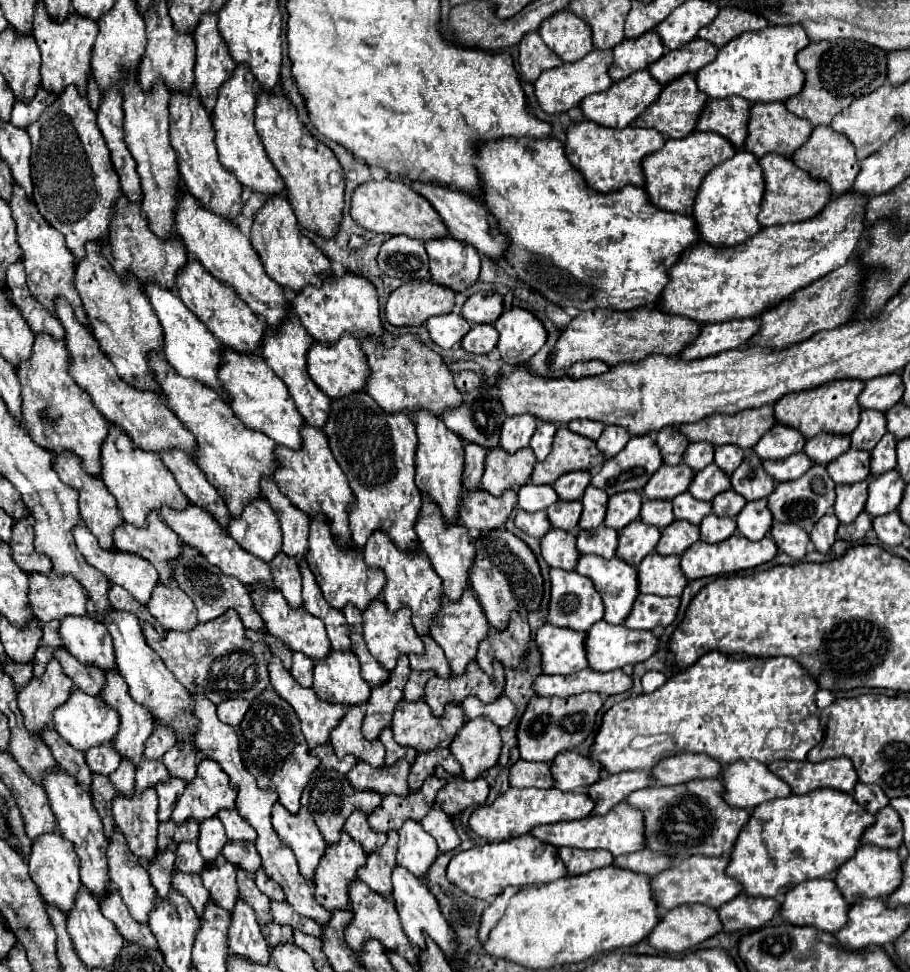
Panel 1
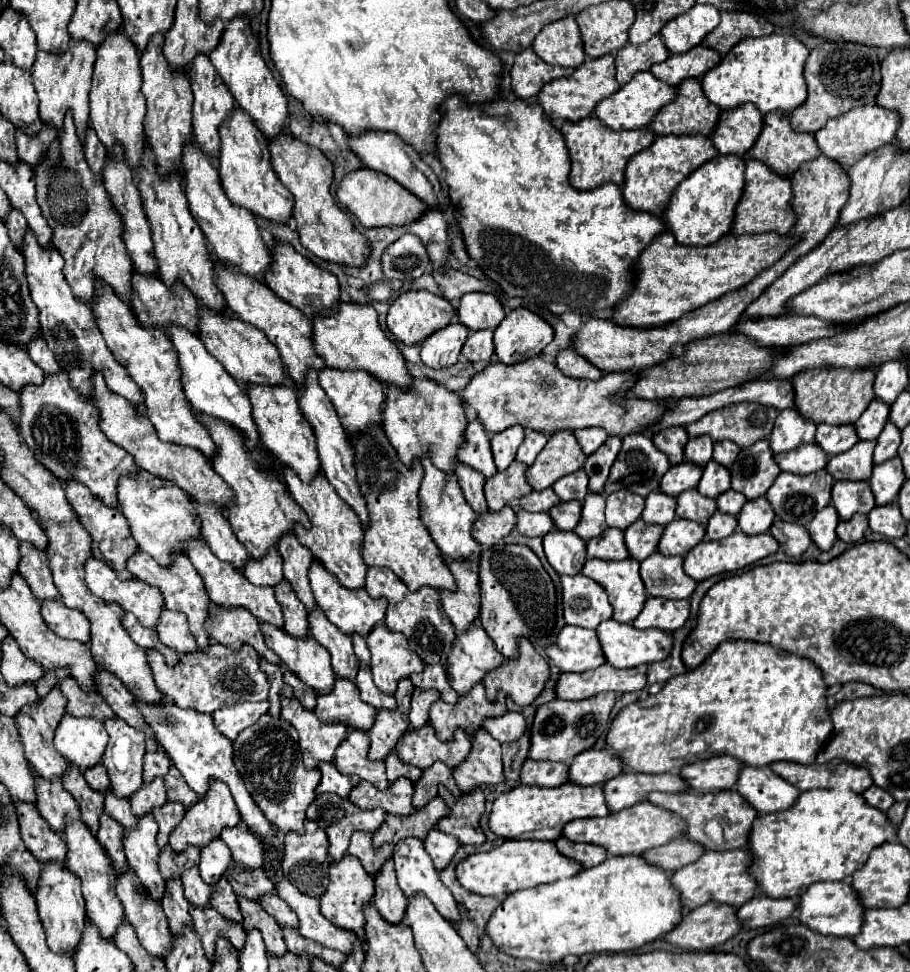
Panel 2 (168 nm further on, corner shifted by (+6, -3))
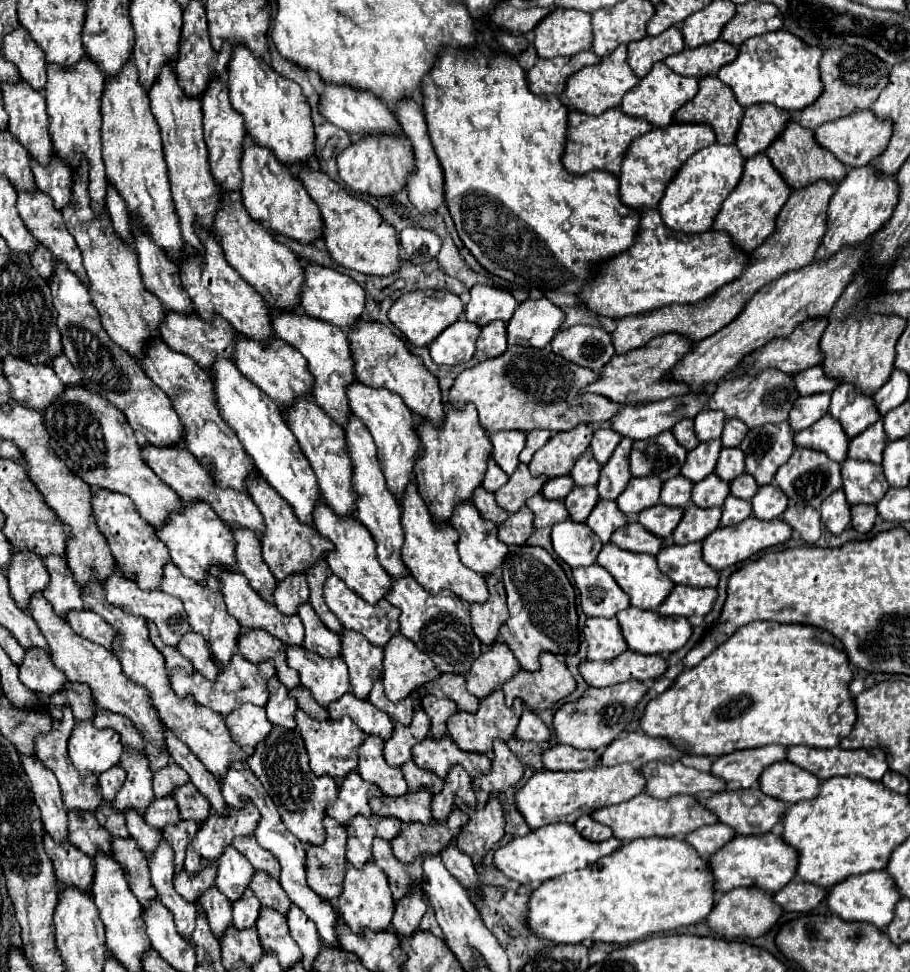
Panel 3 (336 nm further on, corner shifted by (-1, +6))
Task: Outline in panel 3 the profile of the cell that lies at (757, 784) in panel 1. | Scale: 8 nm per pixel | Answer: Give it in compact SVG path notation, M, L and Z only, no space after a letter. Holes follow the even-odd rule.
M787 760L775 762L765 768L759 778L759 784L767 796L789 804L811 800L819 792L819 778L811 776L807 770L801 770L799 766Z

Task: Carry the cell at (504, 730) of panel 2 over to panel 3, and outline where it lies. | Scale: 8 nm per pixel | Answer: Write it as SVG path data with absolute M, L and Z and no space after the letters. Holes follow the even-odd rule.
M525 710L515 728L515 736L521 740L543 742L549 738L549 728L543 724L543 720L533 710Z

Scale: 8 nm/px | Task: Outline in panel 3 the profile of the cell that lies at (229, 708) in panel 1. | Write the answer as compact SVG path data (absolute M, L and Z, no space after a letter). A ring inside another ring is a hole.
M243 704L225 716L225 724L231 732L231 738L243 746L255 746L259 740L267 738L271 724L265 716L263 706Z

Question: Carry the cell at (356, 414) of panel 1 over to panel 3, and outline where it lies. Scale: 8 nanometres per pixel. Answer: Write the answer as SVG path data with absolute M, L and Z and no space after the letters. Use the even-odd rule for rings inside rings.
M415 480L407 484L403 496L399 498L399 506L401 506L401 526L405 536L401 546L401 560L405 568L409 570L409 574L431 594L437 594L439 590L447 588L455 592L463 602L469 602L469 604L473 602L481 604L483 600L487 600L489 592L487 592L483 576L479 576L477 572L473 572L459 560L459 554L455 548L455 540L459 540L457 530L447 522L435 522L429 510L429 504L419 496Z

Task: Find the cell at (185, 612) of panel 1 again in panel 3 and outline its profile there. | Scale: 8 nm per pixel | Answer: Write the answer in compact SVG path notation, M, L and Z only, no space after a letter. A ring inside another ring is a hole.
M189 630L181 636L179 644L177 644L177 650L185 656L185 658L191 658L195 670L203 672L203 676L207 676L209 680L213 680L217 676L217 664L207 648L207 642L203 640L201 634L197 634L195 630Z

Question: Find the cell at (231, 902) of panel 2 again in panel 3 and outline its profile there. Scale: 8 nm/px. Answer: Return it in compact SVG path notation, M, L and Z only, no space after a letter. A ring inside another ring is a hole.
M245 890L241 898L233 902L233 926L235 928L251 928L255 926L255 916L259 916L259 900L251 890Z

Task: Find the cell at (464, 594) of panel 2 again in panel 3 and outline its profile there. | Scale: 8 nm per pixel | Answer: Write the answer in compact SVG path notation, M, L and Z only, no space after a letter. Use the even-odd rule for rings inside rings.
M489 574L485 576L485 582L489 588L489 598L483 604L471 604L471 626L483 644L493 644L499 634L499 624L507 620L507 604L501 580L495 574Z

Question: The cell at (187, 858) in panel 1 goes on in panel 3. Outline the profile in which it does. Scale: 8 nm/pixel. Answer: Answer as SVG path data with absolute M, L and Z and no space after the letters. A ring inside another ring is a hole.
M211 886L201 894L199 904L207 914L209 928L219 938L219 932L227 928L227 924L231 924L231 900L227 900L227 896L223 896L215 886Z

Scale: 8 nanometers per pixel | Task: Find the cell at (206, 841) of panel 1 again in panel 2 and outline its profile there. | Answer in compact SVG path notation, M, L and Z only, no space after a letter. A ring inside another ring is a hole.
M216 839L202 849L200 875L208 885L216 885L216 881L220 881L230 867L232 867L230 849L224 845L222 839Z

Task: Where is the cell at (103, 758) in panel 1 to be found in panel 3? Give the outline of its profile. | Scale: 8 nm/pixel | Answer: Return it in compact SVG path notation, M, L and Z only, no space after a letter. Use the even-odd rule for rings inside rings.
M121 766L109 768L107 772L99 774L99 788L101 788L103 798L109 800L109 802L113 802L115 792L119 792L119 788L123 786L123 780L125 780L125 772L123 772Z

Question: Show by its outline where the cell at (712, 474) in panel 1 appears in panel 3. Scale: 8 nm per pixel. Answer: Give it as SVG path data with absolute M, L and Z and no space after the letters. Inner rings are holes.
M723 448L721 454L719 454L719 460L717 460L717 468L715 468L715 474L725 480L725 482L731 482L735 480L745 468L745 456L739 448Z

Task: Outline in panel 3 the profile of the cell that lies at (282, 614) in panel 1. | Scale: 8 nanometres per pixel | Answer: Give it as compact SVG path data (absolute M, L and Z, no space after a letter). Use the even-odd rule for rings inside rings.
M295 644L285 646L285 656L287 656L287 664L299 672L301 684L305 688L309 688L309 692L315 696L315 700L319 700L319 704L327 706L331 700L339 700L339 696L343 696L349 690L347 664L341 656L323 658L317 652L311 652L311 650L307 650L303 646L295 646Z

